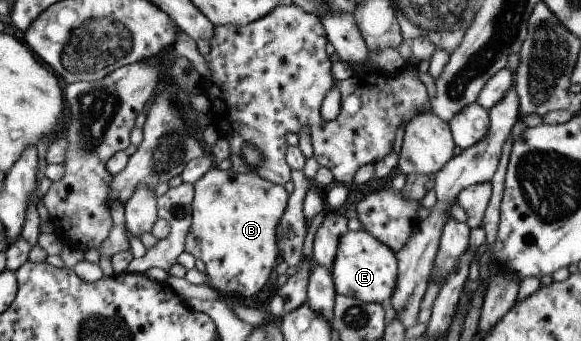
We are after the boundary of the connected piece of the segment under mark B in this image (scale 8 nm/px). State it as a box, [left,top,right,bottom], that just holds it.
[183,145,288,297]

